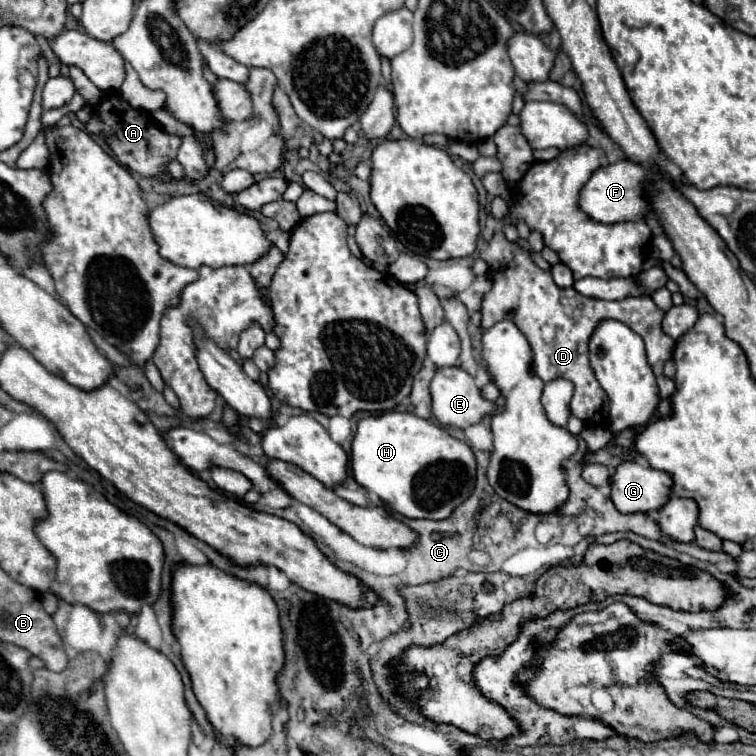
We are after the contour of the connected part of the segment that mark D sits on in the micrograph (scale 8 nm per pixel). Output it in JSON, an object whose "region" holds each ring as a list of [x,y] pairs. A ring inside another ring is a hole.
{"region":[[[495,232],[487,248],[481,252],[481,258],[489,262],[491,268],[489,276],[493,280],[493,288],[483,296],[483,310],[481,310],[483,318],[473,336],[475,352],[481,354],[481,334],[489,330],[489,326],[509,318],[511,322],[515,322],[515,326],[525,334],[525,338],[531,344],[535,374],[543,382],[555,378],[567,378],[575,384],[571,412],[583,422],[595,422],[603,414],[607,402],[605,390],[599,386],[593,370],[589,368],[589,338],[603,320],[619,320],[625,322],[631,330],[635,330],[645,340],[653,372],[657,376],[663,374],[665,360],[673,356],[675,340],[663,332],[661,320],[665,312],[657,308],[657,304],[649,296],[627,296],[623,300],[597,300],[597,298],[583,298],[573,288],[561,290],[553,282],[551,274],[535,266],[529,254],[523,252],[515,242],[505,240],[503,232]],[[567,310],[571,310],[573,314],[569,314]],[[577,310],[579,316],[575,316]],[[631,310],[639,310],[643,314],[643,320],[639,324],[631,324],[629,320]]]}

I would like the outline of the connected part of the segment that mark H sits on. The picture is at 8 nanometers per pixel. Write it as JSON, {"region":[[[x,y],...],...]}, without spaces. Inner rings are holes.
{"region":[[[383,412],[377,416],[365,416],[357,424],[357,434],[351,446],[351,470],[355,480],[369,492],[377,494],[391,510],[407,516],[407,518],[431,518],[445,520],[453,514],[453,510],[465,502],[475,490],[475,474],[477,460],[473,450],[449,436],[441,426],[431,420],[419,418],[411,412]]]}

